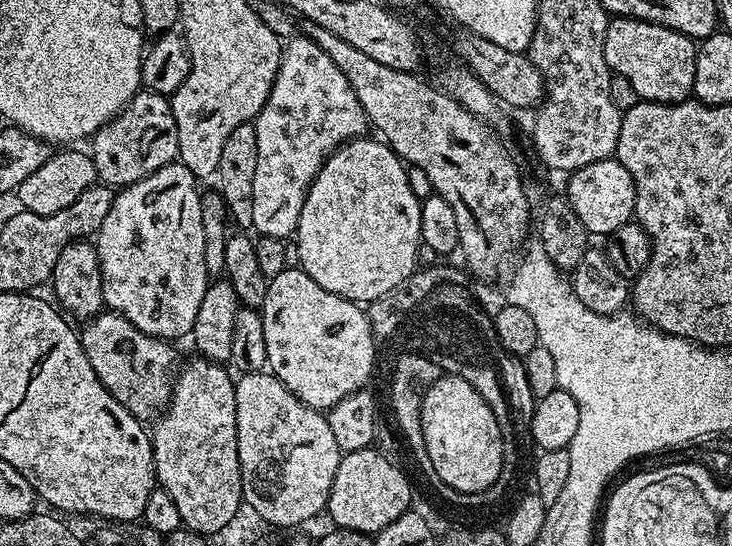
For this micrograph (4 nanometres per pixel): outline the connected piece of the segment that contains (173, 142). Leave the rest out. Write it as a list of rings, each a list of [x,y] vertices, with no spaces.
[[[137,92],[117,116],[97,130],[91,144],[90,155],[101,184],[127,186],[165,168],[180,155],[178,122],[174,122],[171,99],[157,92]]]

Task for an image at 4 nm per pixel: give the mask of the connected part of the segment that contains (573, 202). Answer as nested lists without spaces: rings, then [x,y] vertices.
[[[614,158],[590,162],[590,166],[582,166],[567,177],[566,195],[570,206],[574,206],[574,214],[578,214],[582,226],[593,237],[611,237],[624,224],[633,219],[636,211],[636,191],[634,178],[630,178],[630,170],[622,166]]]

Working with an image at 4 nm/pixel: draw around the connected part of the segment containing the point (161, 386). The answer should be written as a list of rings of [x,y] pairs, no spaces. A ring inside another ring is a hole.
[[[101,310],[79,329],[80,345],[94,366],[94,374],[102,382],[104,389],[141,422],[159,417],[168,407],[172,398],[172,385],[178,371],[176,352],[167,340],[138,330],[126,318],[111,310]],[[152,416],[152,417],[151,417]]]

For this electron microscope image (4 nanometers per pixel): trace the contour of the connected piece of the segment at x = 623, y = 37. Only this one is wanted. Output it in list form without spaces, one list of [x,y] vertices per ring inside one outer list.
[[[631,16],[609,19],[604,43],[606,62],[615,75],[629,80],[641,101],[676,104],[680,100],[689,99],[694,82],[696,50],[697,45],[692,37],[661,24],[633,20]]]

